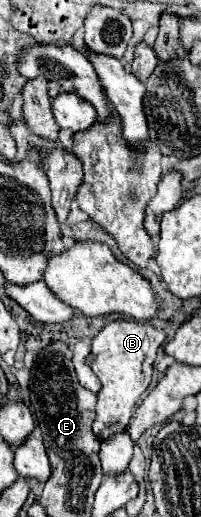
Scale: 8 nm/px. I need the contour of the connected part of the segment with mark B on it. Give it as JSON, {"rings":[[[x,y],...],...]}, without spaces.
{"rings":[[[110,321],[92,339],[90,367],[102,383],[102,389],[96,393],[98,403],[96,403],[96,419],[92,423],[92,431],[100,441],[126,431],[142,393],[150,385],[152,363],[164,339],[166,339],[166,333],[162,329],[156,329],[148,323],[138,323],[138,321]]]}

